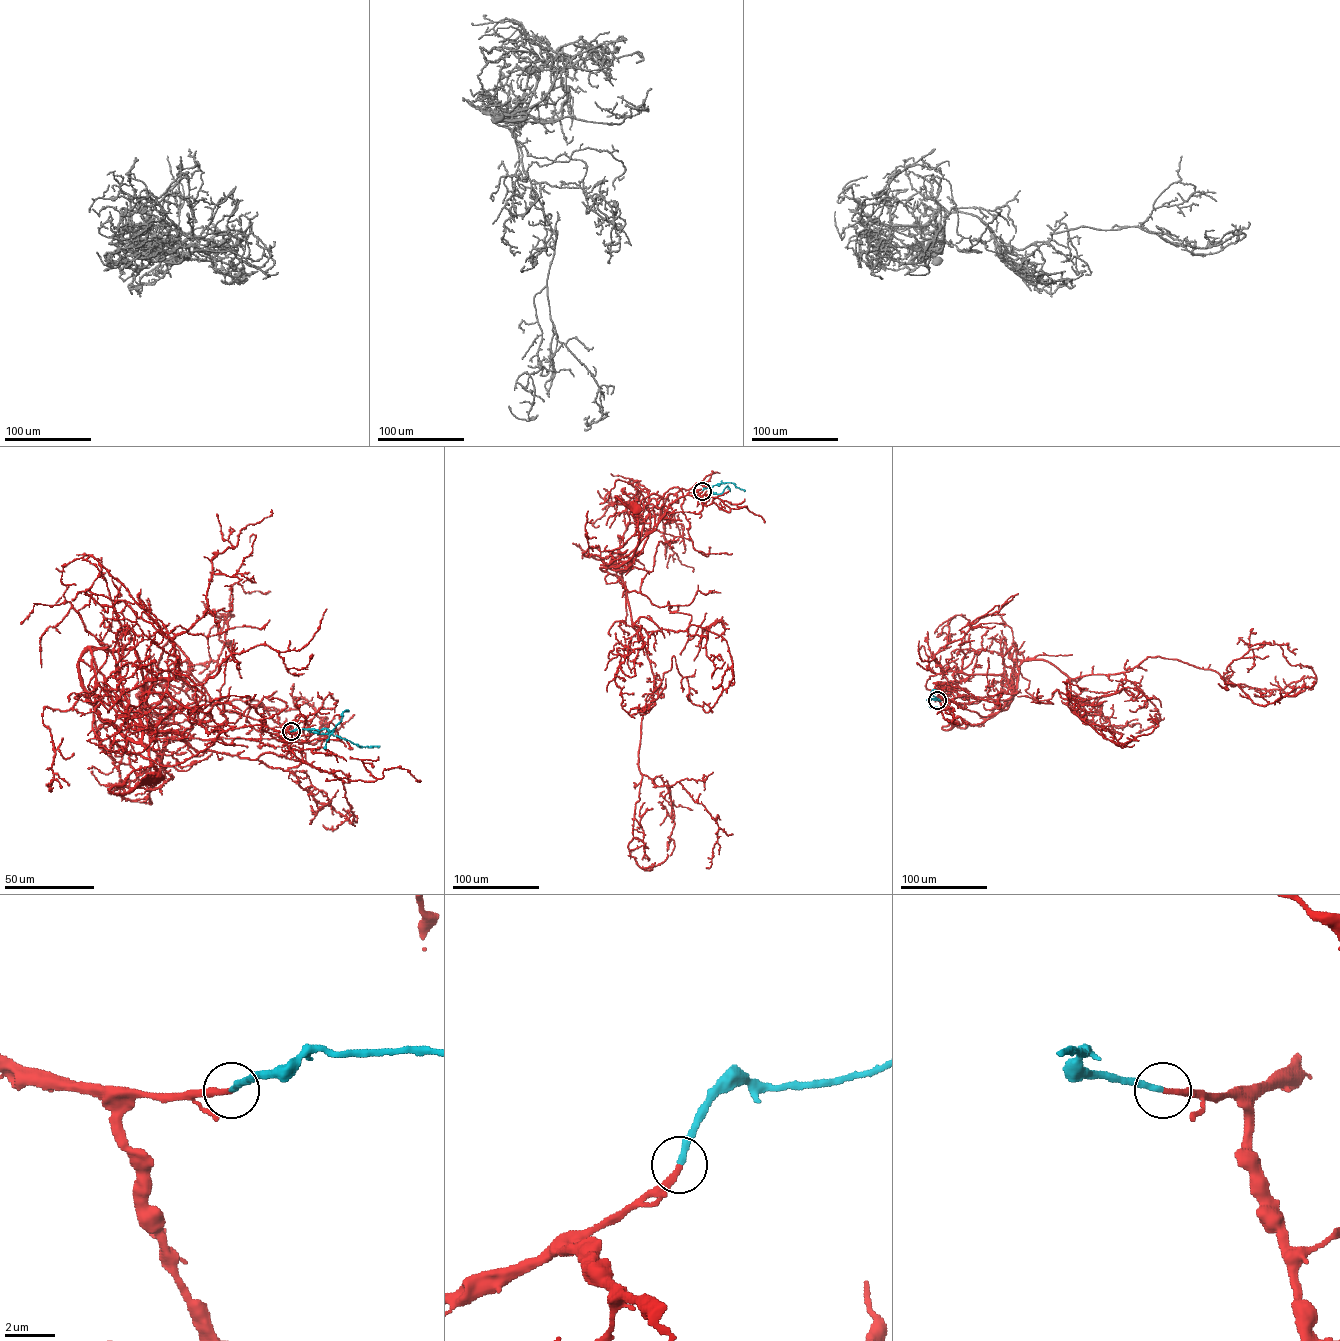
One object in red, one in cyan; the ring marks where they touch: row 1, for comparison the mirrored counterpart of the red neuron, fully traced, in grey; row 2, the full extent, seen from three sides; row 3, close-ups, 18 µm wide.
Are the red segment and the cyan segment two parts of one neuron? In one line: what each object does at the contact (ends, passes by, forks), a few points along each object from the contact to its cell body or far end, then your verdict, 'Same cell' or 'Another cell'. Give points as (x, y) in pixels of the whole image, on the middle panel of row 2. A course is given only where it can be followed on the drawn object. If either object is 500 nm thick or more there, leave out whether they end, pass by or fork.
At the ring red ends. At the ring cyan ends. Course of red: (702, 491), (669, 504), (656, 529), (607, 565), (611, 569), (630, 565), (637, 509). Course of cyan: (702, 491), (728, 482), (745, 491). Same cell

